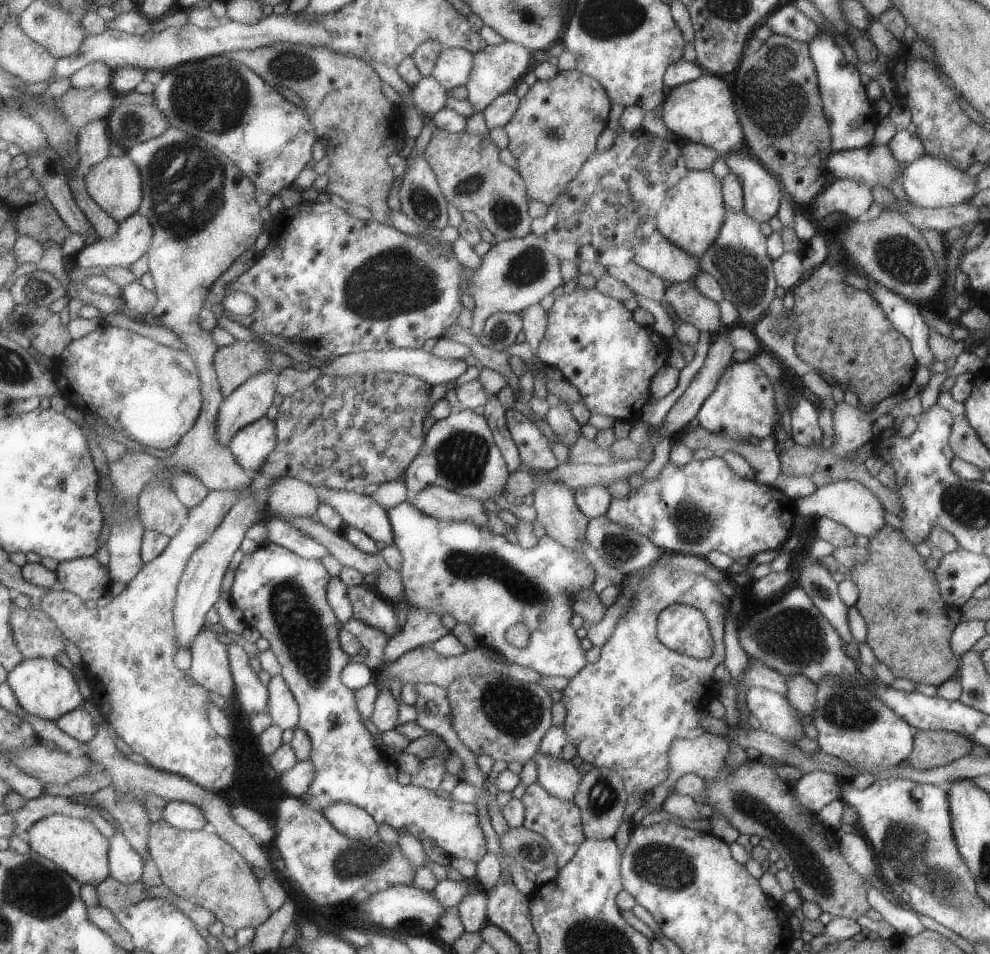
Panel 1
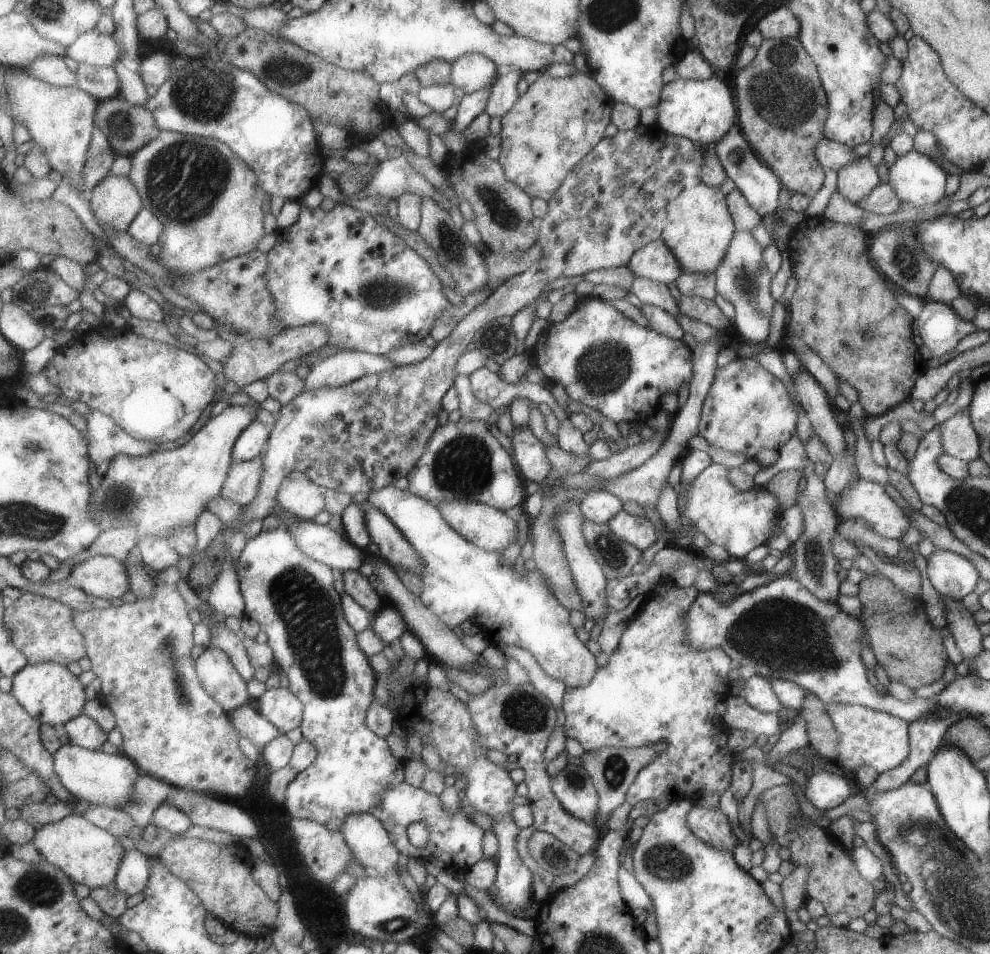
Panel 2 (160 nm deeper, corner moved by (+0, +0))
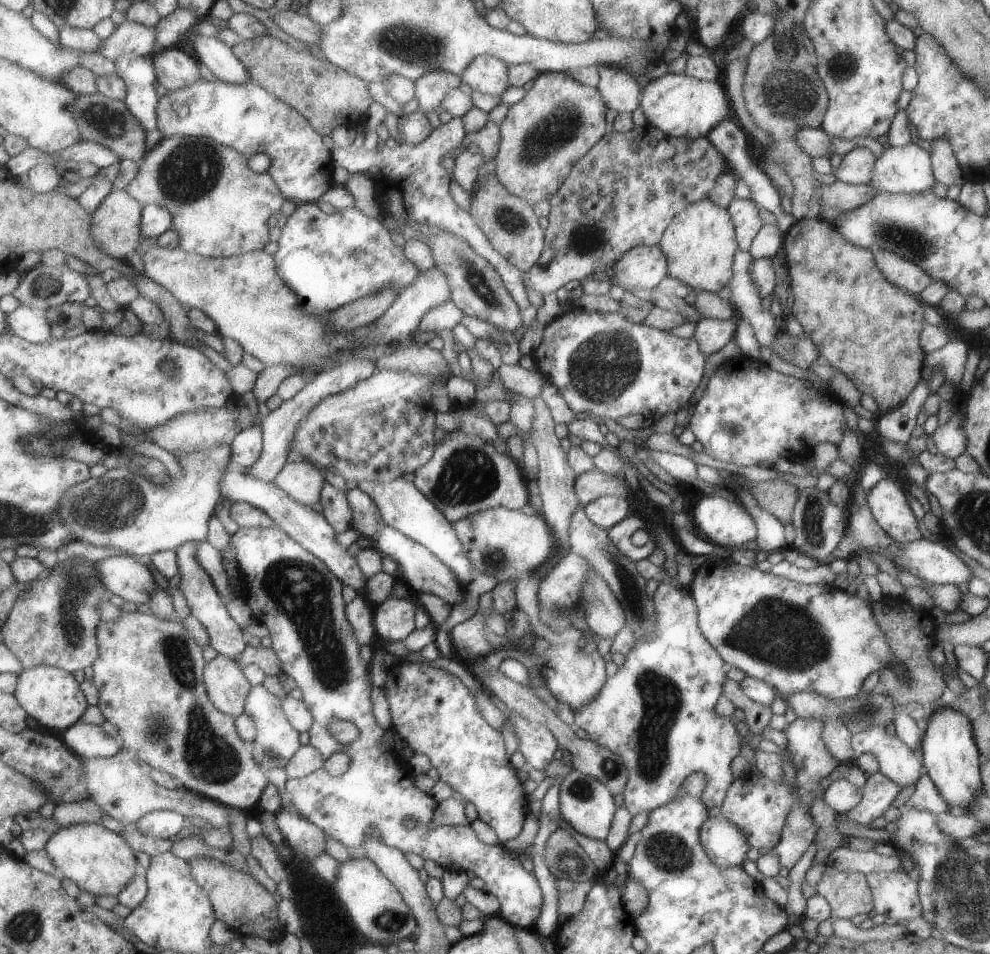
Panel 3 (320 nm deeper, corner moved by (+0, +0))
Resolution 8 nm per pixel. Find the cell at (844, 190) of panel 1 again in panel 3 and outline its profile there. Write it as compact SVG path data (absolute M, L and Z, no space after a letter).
M855 147L842 156L834 178L847 184L868 185L875 156L864 147Z

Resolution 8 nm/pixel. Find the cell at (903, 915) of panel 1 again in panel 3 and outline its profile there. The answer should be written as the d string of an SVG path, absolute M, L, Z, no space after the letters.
M839 847L832 853L831 861L835 868L843 871L857 871L866 875L875 871L898 871L902 868L899 854L890 857L875 853L875 851L849 850Z

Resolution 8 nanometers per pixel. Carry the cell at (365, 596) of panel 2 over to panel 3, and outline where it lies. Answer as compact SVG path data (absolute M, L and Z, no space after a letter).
M229 464L228 471L224 472L224 478L220 480L222 496L232 503L245 501L261 510L264 510L285 532L289 533L299 544L315 554L346 584L355 588L361 594L365 592L368 576L361 570L357 559L352 555L350 548L339 539L332 524L321 512L315 512L309 505L301 504L288 492L285 492L275 481L264 481L255 478L249 472L242 472L239 466Z

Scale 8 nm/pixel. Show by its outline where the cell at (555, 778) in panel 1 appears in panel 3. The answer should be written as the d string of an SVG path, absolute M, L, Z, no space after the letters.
M572 769L561 780L558 803L562 820L577 834L593 840L605 841L616 809L612 794L602 782Z

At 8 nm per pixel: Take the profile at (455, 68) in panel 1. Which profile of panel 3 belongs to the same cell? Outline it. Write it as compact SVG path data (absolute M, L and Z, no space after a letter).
M477 55L462 72L461 82L472 91L500 96L508 87L509 65L493 55Z

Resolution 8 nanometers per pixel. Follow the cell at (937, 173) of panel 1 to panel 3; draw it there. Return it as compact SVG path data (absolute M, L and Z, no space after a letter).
M909 141L900 147L890 146L875 159L868 185L876 191L888 193L918 193L930 190L933 181L930 152Z

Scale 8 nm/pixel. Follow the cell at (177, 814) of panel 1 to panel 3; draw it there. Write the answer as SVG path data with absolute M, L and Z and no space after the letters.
M155 811L142 816L136 823L139 830L146 835L168 839L187 826L187 818L177 811Z

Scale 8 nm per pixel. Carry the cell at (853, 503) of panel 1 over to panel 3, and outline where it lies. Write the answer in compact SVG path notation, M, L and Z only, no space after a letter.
M882 478L869 489L866 500L873 518L888 537L901 544L921 538L917 520L897 480Z

